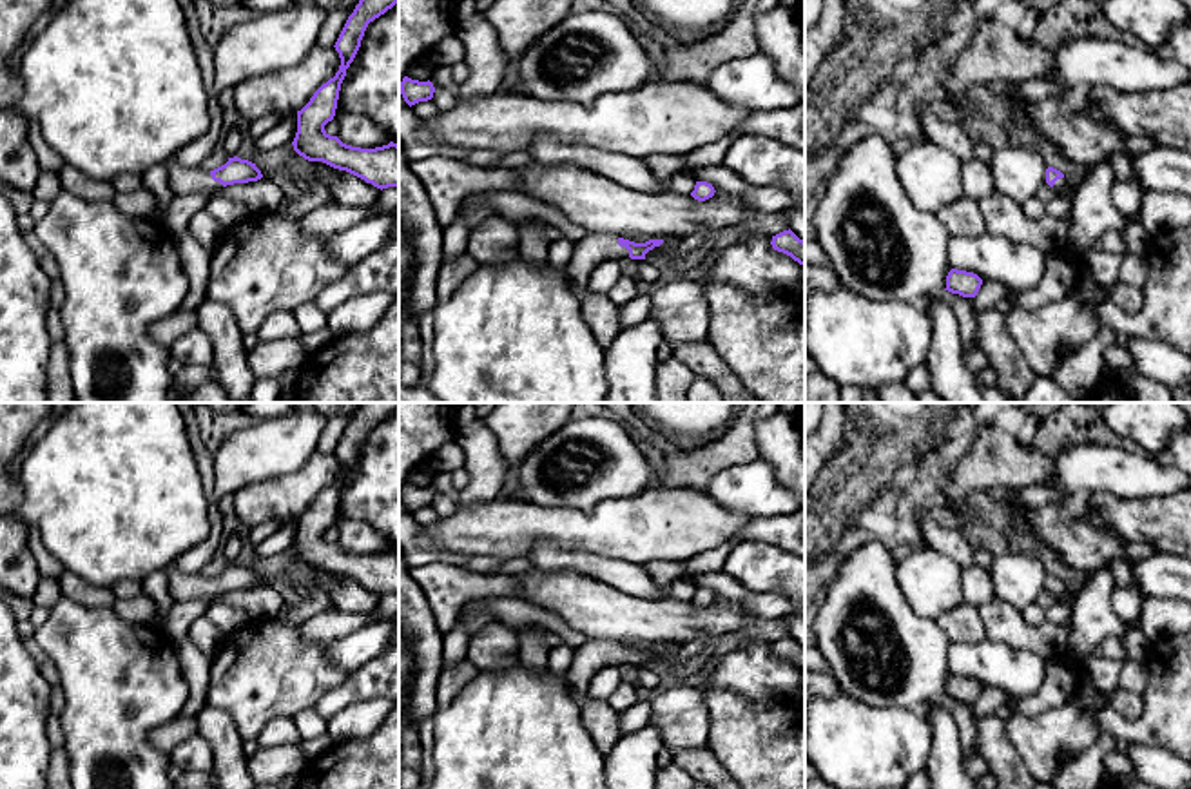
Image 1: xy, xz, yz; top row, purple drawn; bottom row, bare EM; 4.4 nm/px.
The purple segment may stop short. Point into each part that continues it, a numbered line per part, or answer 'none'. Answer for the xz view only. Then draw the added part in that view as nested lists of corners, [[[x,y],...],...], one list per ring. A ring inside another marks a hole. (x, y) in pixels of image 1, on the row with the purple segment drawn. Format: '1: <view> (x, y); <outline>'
1: xz (591, 249); [[[586,234],[575,241],[575,252],[566,267],[566,278],[578,296],[584,296],[587,292],[591,272],[607,258],[629,258],[629,250],[618,245],[616,236]]]

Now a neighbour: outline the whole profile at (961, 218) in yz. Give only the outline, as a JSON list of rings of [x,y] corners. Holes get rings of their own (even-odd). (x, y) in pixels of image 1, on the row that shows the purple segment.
[[[963,196],[937,214],[950,236],[981,236],[986,223],[975,200]]]

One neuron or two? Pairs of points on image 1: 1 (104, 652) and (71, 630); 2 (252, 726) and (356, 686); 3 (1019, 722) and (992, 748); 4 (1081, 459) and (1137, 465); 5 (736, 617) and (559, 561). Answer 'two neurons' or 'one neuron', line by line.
1: one neuron
2: two neurons
3: two neurons
4: one neuron
5: two neurons

